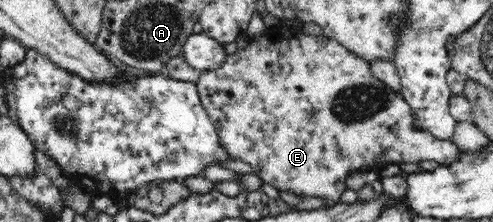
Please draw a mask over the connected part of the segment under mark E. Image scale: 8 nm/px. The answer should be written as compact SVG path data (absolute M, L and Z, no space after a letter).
M266 30L263 35L254 38L245 49L237 50L234 54L228 55L226 60L213 71L203 71L200 73L197 84L200 99L209 117L212 119L216 127L220 142L232 159L242 160L252 166L256 175L263 182L267 182L278 190L291 190L300 196L322 196L326 198L327 206L341 202L341 194L346 190L346 178L354 172L354 170L362 170L362 168L371 168L374 164L379 164L380 160L383 165L388 163L400 162L420 162L420 160L433 160L439 165L452 164L456 162L462 152L457 144L453 141L438 141L433 134L425 131L418 126L412 107L406 103L406 100L400 93L396 93L389 86L386 86L382 80L376 78L371 71L369 62L360 58L357 54L350 52L344 48L336 39L330 38L324 34L313 36L305 34L300 30Z

